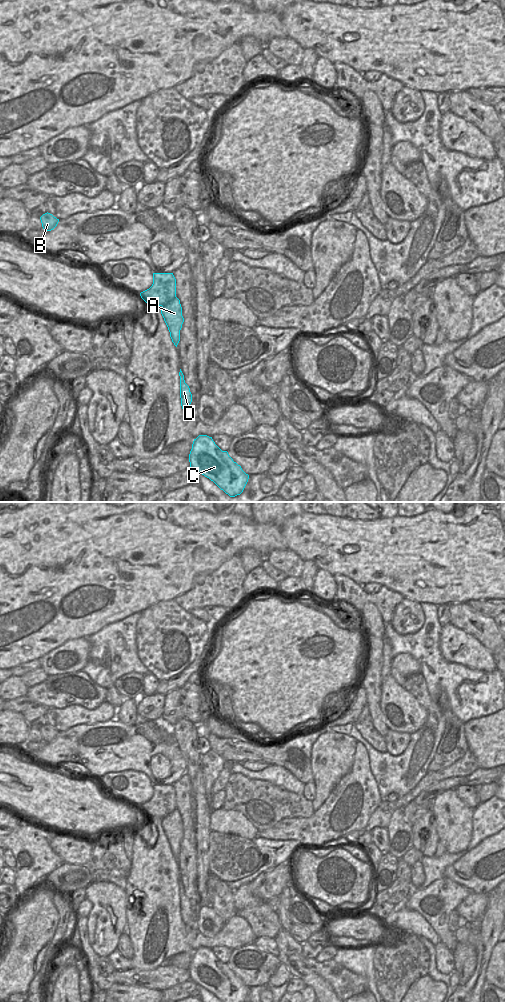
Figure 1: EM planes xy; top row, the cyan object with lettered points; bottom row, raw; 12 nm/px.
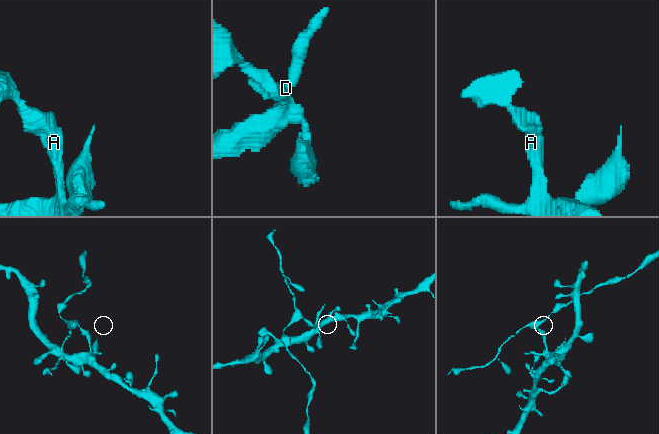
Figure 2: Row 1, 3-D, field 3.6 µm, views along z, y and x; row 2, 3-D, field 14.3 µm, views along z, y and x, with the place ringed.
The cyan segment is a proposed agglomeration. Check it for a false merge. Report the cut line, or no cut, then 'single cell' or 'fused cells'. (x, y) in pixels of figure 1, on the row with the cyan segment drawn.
xy (175, 296), (162, 306) | fused cells

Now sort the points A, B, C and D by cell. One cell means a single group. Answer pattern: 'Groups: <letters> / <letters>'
Groups: A C D / B

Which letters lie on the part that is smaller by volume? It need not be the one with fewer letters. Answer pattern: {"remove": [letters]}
{"remove": ["B"]}

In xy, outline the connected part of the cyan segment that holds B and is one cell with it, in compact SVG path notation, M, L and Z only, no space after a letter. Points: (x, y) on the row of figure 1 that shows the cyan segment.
M48 212L43 214L40 217L40 220L42 223L42 227L46 232L53 230L59 222L59 219L57 219L56 217L54 217L52 214Z

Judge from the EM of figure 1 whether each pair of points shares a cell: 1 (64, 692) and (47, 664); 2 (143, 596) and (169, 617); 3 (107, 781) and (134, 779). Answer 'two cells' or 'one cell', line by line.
1: two cells
2: two cells
3: one cell

